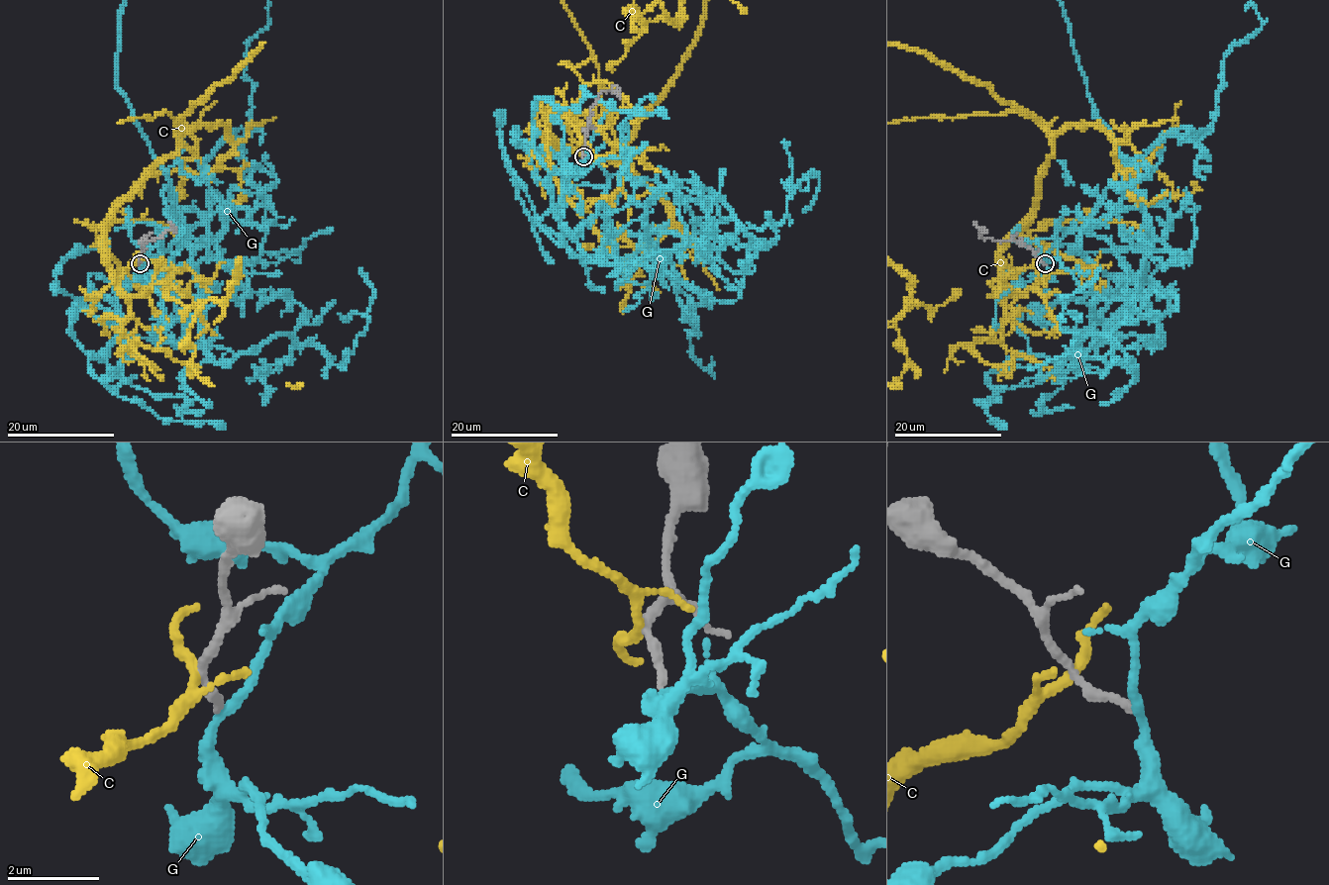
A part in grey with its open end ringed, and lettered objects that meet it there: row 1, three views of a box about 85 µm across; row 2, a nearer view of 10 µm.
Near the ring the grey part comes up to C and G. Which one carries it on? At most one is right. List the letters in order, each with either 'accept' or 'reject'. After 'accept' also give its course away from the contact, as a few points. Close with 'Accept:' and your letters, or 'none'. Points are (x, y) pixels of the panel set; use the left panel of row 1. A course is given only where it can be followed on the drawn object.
C: reject
G: reject
Accept: none

